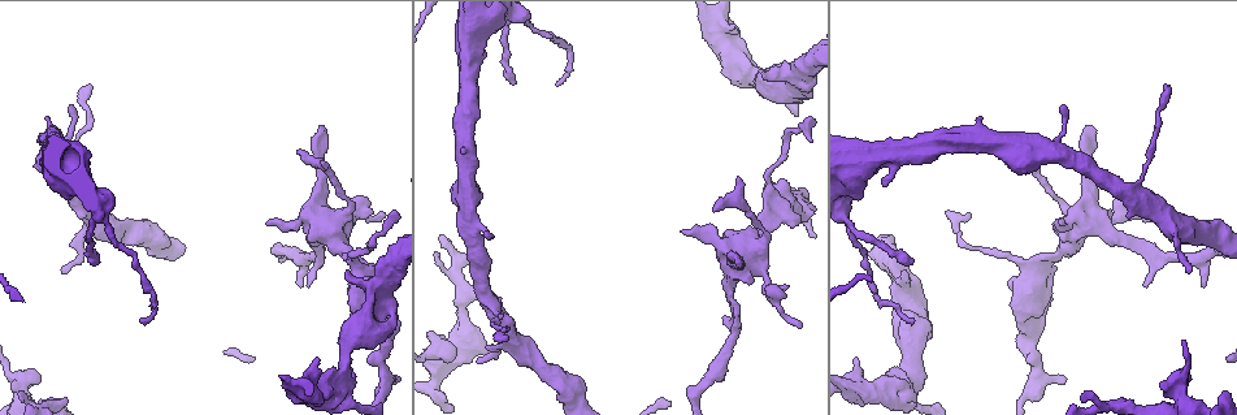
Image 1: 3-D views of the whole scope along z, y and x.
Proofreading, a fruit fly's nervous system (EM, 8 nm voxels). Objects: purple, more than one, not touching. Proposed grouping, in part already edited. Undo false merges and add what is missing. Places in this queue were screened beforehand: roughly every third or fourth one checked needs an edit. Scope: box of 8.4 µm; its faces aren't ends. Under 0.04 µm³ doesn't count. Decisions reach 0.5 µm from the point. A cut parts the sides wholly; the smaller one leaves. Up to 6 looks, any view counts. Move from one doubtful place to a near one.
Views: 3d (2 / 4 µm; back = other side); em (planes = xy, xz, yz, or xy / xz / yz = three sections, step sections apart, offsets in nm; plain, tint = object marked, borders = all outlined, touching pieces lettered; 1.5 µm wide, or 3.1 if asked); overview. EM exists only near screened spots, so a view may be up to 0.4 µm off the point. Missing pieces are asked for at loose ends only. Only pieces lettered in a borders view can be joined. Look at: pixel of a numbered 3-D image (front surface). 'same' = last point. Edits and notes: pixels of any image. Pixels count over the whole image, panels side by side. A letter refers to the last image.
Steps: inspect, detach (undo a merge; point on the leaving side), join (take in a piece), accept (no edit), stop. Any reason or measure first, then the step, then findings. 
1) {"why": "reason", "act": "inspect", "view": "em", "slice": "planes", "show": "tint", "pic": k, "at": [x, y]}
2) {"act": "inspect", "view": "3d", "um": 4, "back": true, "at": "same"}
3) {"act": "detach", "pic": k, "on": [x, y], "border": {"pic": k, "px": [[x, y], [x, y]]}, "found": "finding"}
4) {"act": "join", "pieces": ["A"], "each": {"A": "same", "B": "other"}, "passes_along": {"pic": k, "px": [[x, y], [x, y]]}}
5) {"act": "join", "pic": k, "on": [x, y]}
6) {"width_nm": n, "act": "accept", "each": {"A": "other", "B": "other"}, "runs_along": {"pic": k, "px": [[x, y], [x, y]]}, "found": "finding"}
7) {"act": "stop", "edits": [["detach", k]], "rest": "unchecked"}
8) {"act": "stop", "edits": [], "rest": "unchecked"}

{"why": "an open end", "act": "inspect", "view": "em", "slice": "planes", "show": "borders", "pic": 1, "at": [761, 76]}

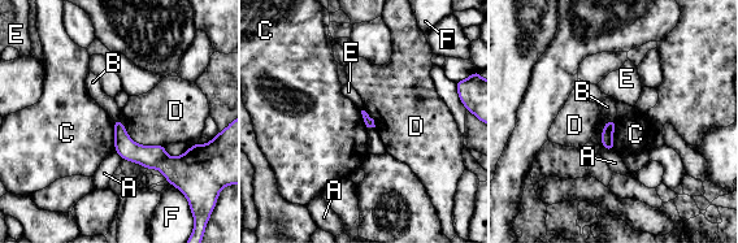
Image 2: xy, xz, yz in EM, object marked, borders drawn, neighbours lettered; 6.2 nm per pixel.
{"act": "accept", "each": {"A": "other", "B": "other", "C": "other", "D": "other", "E": "other", "F": "other"}, "runs_along": {"pic": 2, "px": [[117, 122], [138, 153], [181, 160]]}, "found": "none of them fits"}

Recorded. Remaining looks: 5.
{"why": "an open end", "act": "inspect", "view": "em", "slice": "planes", "show": "plain", "pic": 1, "at": [1085, 125]}

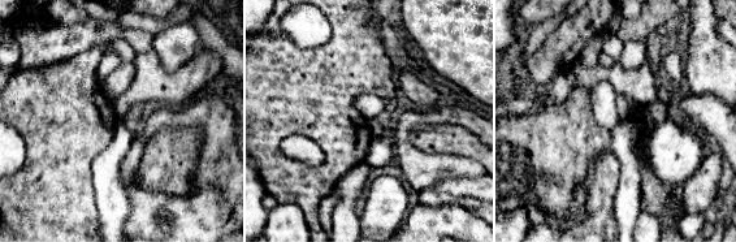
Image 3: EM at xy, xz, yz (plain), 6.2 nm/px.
{"act": "inspect", "view": "em", "slice": "planes", "show": "borders", "at": "same"}

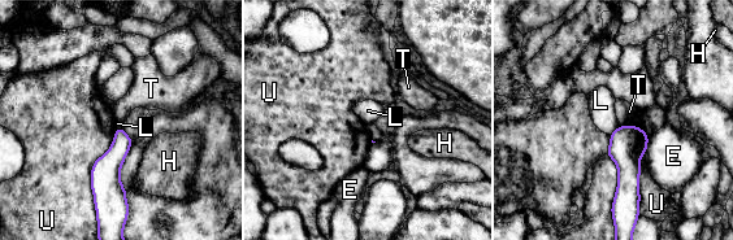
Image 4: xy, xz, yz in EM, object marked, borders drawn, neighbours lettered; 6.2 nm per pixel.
{"act": "accept", "each": {"E": "other", "H": "other", "L": "other", "T": "other", "U": "other"}, "border": {"pic": 4, "px": [[619, 126], [610, 135]]}, "found": "no lettered piece goes on from it"}

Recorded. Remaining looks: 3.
{"why": "an open end", "act": "inspect", "view": "em", "slice": "planes", "show": "borders", "pic": 1, "at": [1192, 271]}

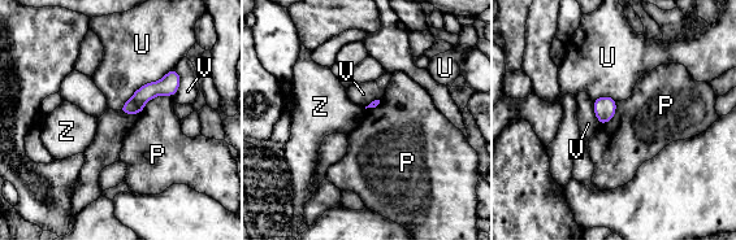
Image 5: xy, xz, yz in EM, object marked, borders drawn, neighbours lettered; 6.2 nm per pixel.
{"act": "accept", "each": {"P": "other", "U": "other", "V": "other", "Z": "other"}, "border": {"pic": 5, "px": [[170, 96], [154, 96], [139, 114]]}, "found": "no lettered piece goes on from it"}

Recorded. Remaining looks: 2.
{"act": "stop", "edits": [], "rest": "unchecked"}

